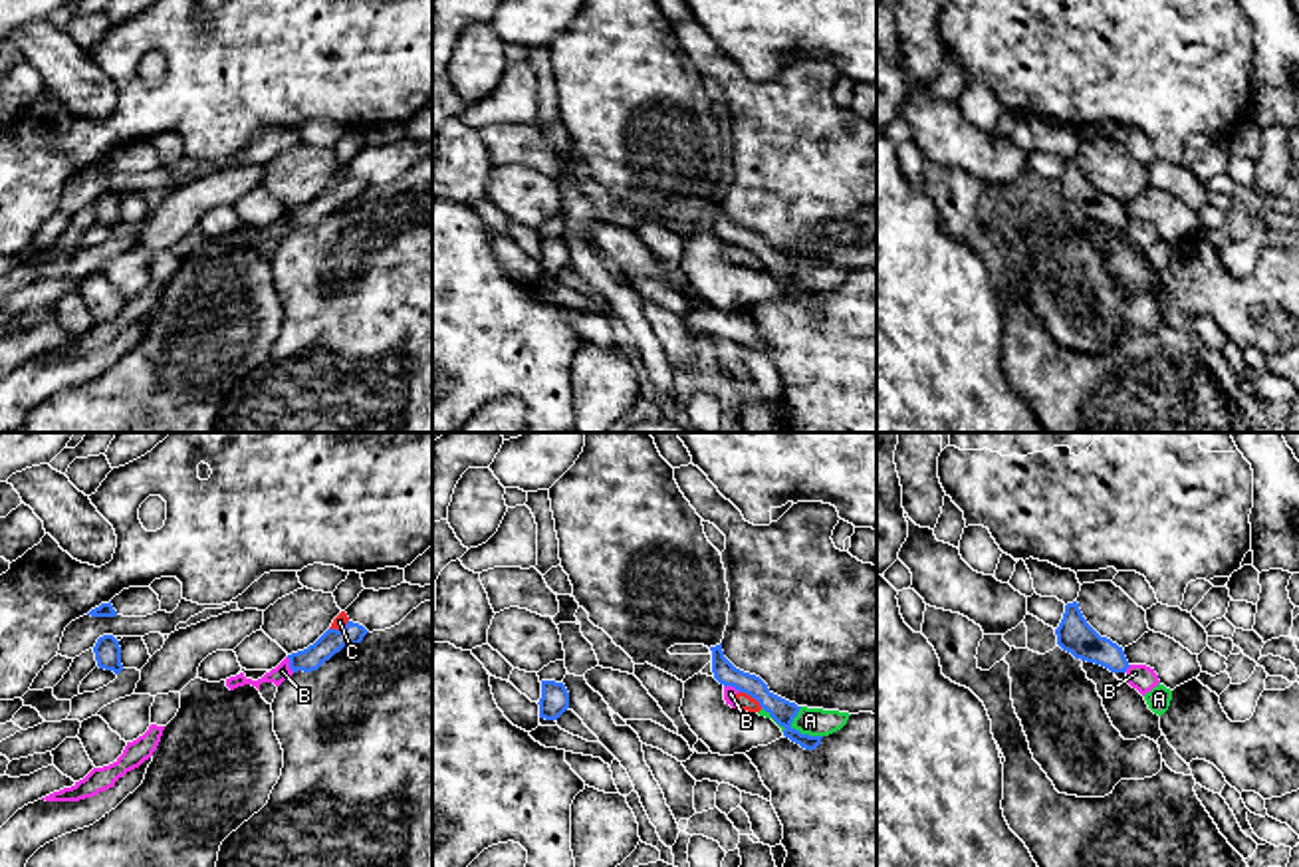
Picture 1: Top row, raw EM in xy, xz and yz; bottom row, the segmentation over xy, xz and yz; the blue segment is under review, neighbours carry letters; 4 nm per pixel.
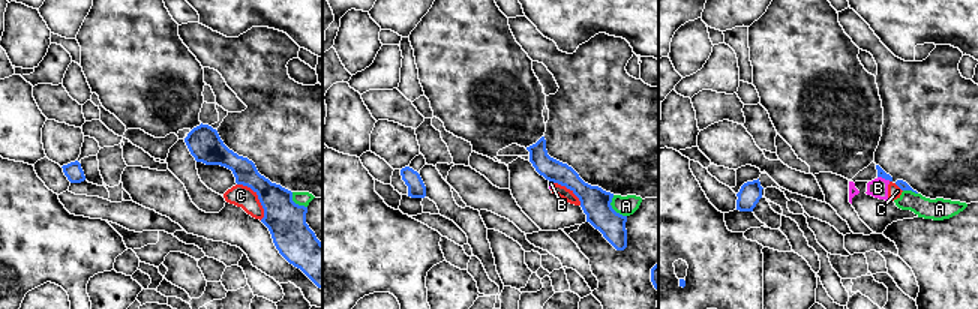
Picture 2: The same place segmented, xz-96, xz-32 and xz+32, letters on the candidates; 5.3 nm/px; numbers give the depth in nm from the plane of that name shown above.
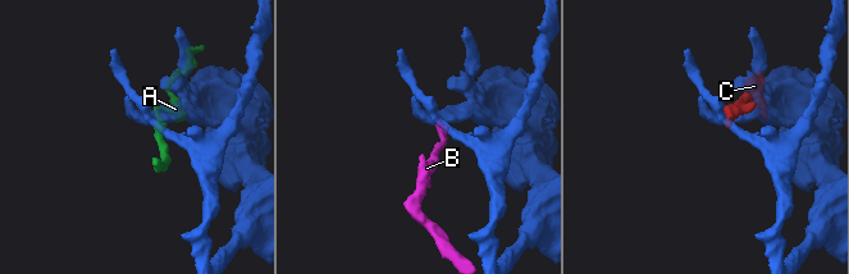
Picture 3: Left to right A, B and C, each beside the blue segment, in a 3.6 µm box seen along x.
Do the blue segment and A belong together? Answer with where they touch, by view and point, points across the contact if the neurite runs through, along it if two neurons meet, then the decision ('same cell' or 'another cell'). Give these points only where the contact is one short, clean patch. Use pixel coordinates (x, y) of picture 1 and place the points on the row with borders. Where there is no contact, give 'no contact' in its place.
contact xz (798, 731); another cell

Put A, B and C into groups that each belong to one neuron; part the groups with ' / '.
A / B C

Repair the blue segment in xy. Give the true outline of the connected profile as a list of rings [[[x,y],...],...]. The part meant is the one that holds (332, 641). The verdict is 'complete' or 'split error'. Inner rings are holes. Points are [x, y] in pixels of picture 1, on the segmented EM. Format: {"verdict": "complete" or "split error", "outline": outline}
{"verdict": "complete", "outline": [[[347,621],[343,631],[327,629],[313,645],[303,651],[288,655],[290,669],[294,673],[317,671],[325,661],[329,661],[343,647],[355,647],[363,641],[369,631],[353,621]]]}

